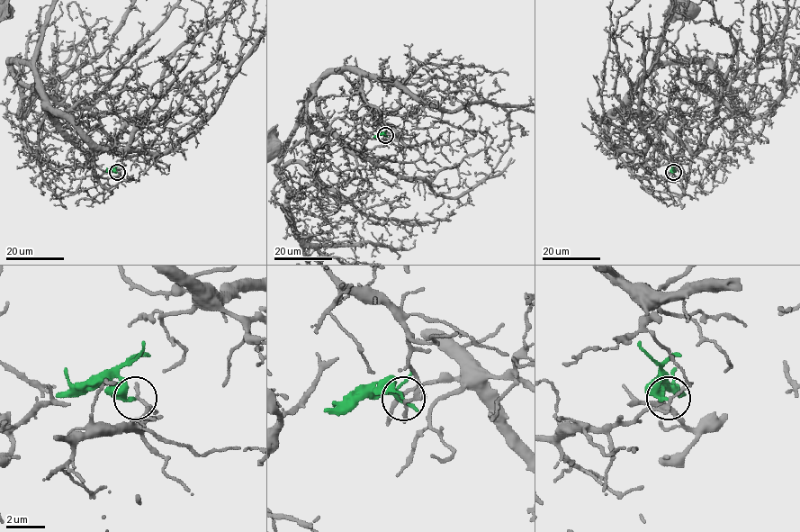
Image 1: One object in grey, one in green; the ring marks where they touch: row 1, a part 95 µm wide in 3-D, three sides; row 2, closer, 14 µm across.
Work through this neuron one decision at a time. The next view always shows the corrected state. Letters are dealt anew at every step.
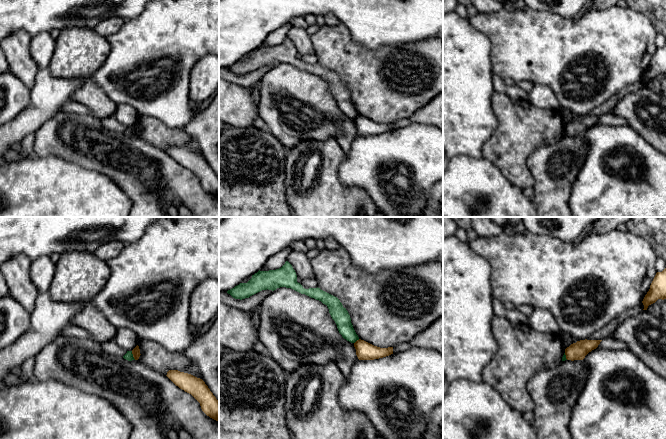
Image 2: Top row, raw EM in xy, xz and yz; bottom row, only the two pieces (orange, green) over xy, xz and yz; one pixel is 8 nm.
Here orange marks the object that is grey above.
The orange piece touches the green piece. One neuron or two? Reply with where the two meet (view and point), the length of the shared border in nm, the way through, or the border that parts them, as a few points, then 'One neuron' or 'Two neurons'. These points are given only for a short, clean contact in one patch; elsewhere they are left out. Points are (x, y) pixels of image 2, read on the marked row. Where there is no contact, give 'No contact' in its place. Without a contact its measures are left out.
Touches orange at xy (133, 355). Shared border 80 nm. Boundary: xy (131, 351), (135, 359). Two neurons

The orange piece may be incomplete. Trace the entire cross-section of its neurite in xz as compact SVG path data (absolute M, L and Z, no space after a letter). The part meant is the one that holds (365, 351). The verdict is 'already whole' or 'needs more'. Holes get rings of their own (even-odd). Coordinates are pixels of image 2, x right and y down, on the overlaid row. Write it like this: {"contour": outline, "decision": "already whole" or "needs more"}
{"contour": "M361 339L354 343L354 347L359 360L374 360L393 354L393 347L380 348Z", "decision": "already whole"}

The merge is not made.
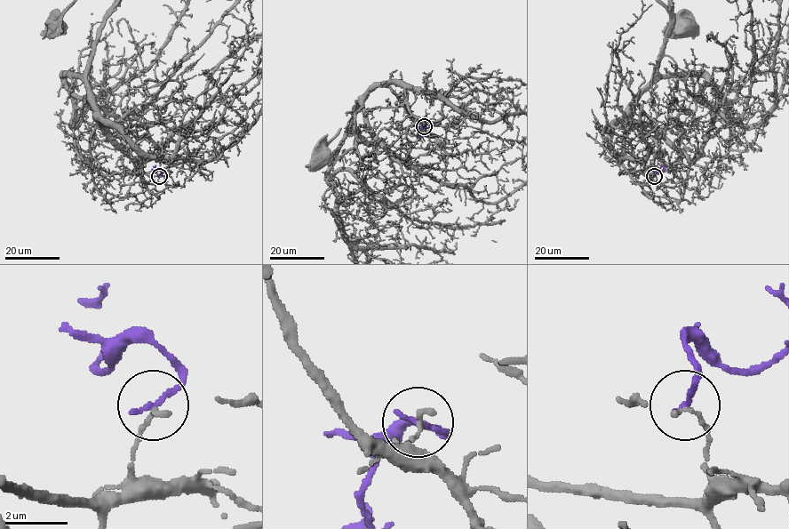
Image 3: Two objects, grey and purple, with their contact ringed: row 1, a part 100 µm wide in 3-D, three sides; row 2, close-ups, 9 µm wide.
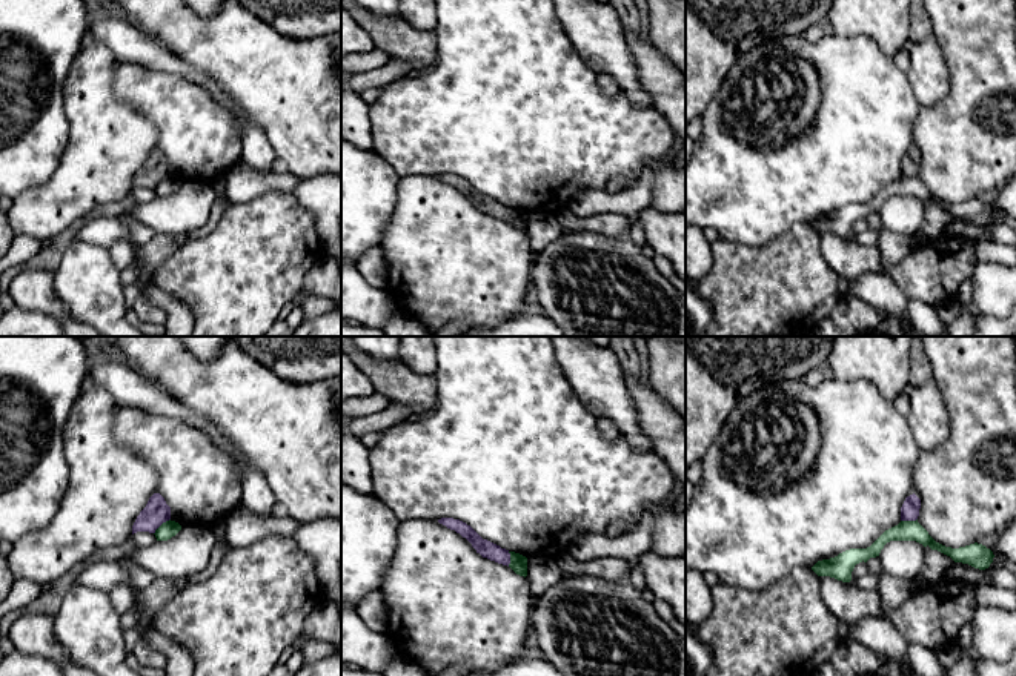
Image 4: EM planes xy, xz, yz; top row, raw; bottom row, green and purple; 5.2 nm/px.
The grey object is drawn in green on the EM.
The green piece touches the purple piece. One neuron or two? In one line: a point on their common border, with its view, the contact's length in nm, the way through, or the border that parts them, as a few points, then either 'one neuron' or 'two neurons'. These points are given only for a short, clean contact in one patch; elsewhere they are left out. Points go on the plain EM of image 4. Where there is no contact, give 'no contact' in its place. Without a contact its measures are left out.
contact xy (160, 182); length 120 nm; border xy (169, 174), (154, 189); two neurons

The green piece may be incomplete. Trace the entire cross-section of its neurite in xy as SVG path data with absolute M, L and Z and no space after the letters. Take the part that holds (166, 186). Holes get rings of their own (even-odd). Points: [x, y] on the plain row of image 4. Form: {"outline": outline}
{"outline": "M166 177L155 186L157 197L168 197L181 186L181 181L175 177Z"}

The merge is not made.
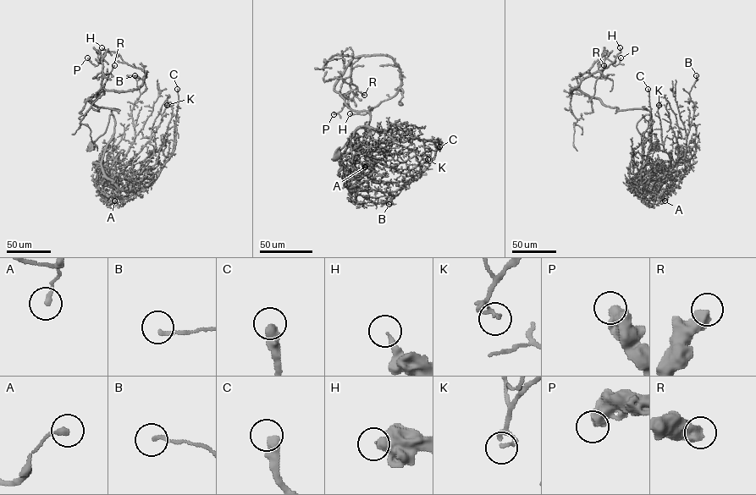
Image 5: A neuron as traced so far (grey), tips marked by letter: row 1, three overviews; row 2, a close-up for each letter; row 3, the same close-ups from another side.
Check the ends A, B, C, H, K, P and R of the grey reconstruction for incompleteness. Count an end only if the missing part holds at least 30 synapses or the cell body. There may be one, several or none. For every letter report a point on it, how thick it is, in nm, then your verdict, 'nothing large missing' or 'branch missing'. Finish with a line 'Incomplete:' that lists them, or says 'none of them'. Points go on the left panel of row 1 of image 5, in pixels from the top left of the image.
A: (114, 200) | 240 nm | nothing large missing
B: (135, 75) | 160 nm | nothing large missing
C: (177, 89) | 480 nm | branch missing
H: (102, 47) | 280 nm | nothing large missing
K: (167, 105) | 140 nm | nothing large missing
P: (87, 57) | 600 nm | nothing large missing
R: (114, 65) | 550 nm | nothing large missing
Incomplete: C

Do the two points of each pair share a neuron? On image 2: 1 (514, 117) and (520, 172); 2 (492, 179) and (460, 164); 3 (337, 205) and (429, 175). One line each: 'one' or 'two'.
1: one
2: one
3: two

